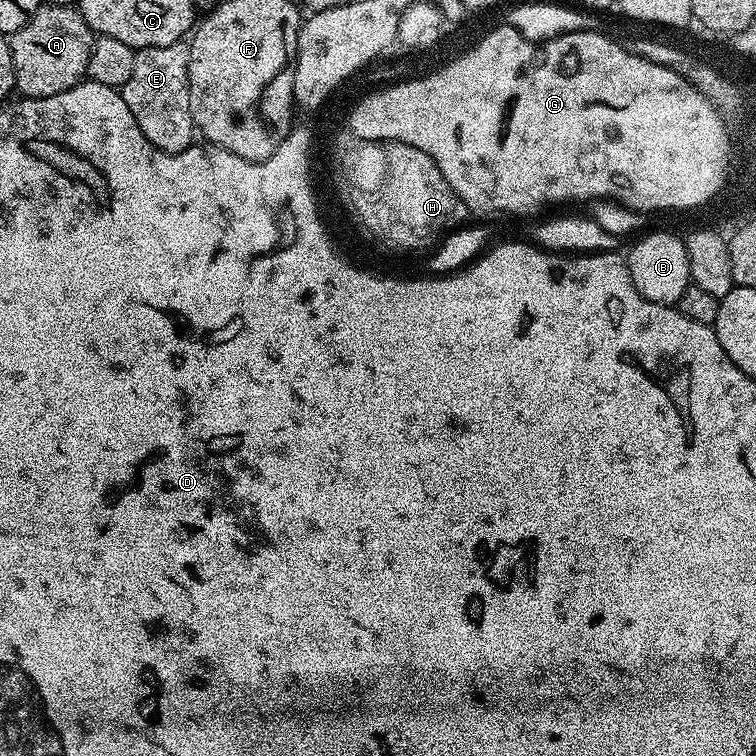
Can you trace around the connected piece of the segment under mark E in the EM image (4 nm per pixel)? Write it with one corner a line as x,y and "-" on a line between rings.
187,43
139,49
130,82
124,84
122,95
142,134
155,148
163,152
181,152
192,145
194,125
190,114

